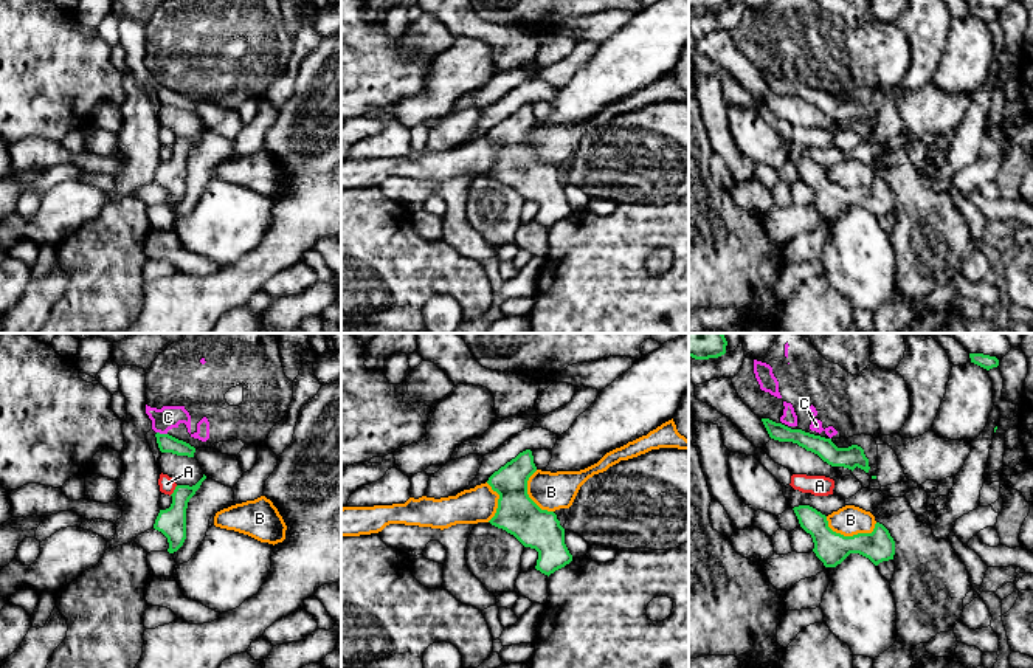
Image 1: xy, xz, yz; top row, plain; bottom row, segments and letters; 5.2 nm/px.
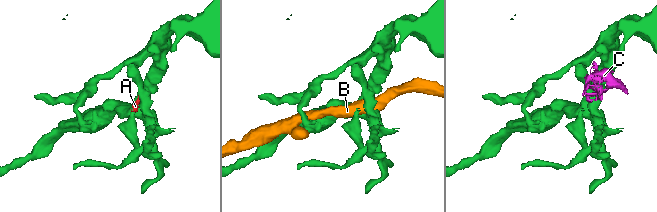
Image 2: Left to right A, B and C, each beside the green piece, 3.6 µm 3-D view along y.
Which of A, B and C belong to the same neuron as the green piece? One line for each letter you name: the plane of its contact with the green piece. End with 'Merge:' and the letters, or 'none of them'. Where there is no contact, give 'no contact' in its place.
A: contact in xy
Merge: A

